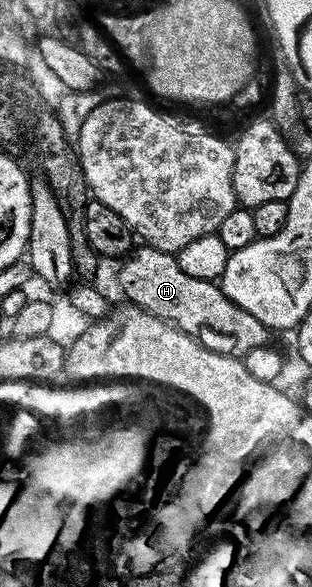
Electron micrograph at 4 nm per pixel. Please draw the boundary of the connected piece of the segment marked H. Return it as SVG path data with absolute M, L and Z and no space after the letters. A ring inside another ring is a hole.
M145 244L134 252L122 262L125 263L118 272L118 284L131 305L177 326L210 351L233 358L245 357L248 352L269 343L270 331L267 327L256 316L228 300L217 283L188 276L173 254L160 252Z

